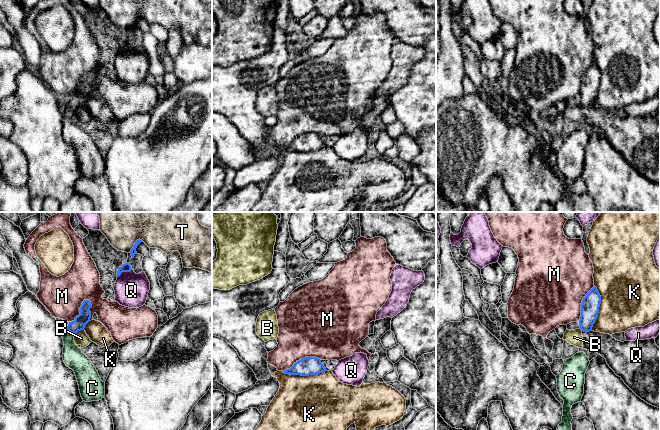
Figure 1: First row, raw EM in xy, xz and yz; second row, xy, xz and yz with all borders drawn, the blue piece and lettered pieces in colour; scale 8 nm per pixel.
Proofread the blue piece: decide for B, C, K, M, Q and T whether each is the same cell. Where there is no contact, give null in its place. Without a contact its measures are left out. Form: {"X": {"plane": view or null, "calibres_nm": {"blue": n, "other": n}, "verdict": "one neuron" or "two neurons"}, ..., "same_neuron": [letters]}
{"B": {"plane": "xy", "calibres_nm": {"blue": 100, "other": 110}, "verdict": "two neurons"}, "C": {"plane": "xy", "calibres_nm": {"blue": 100, "other": 170}, "verdict": "one neuron"}, "K": {"plane": "yz", "calibres_nm": {"blue": 150, "other": 440}, "verdict": "two neurons"}, "M": {"plane": "xy", "calibres_nm": {"blue": 100, "other": 320}, "verdict": "two neurons"}, "Q": {"plane": "xy", "calibres_nm": {"blue": 70, "other": 280}, "verdict": "two neurons"}, "T": {"plane": "xy", "calibres_nm": {"blue": 50, "other": 220}, "verdict": "two neurons"}, "same_neuron": ["C"]}

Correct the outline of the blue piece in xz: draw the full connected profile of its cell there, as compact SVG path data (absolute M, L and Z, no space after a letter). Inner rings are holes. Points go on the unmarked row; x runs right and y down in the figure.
M305 133L283 148L290 151L309 152L327 147L321 136L316 133Z

